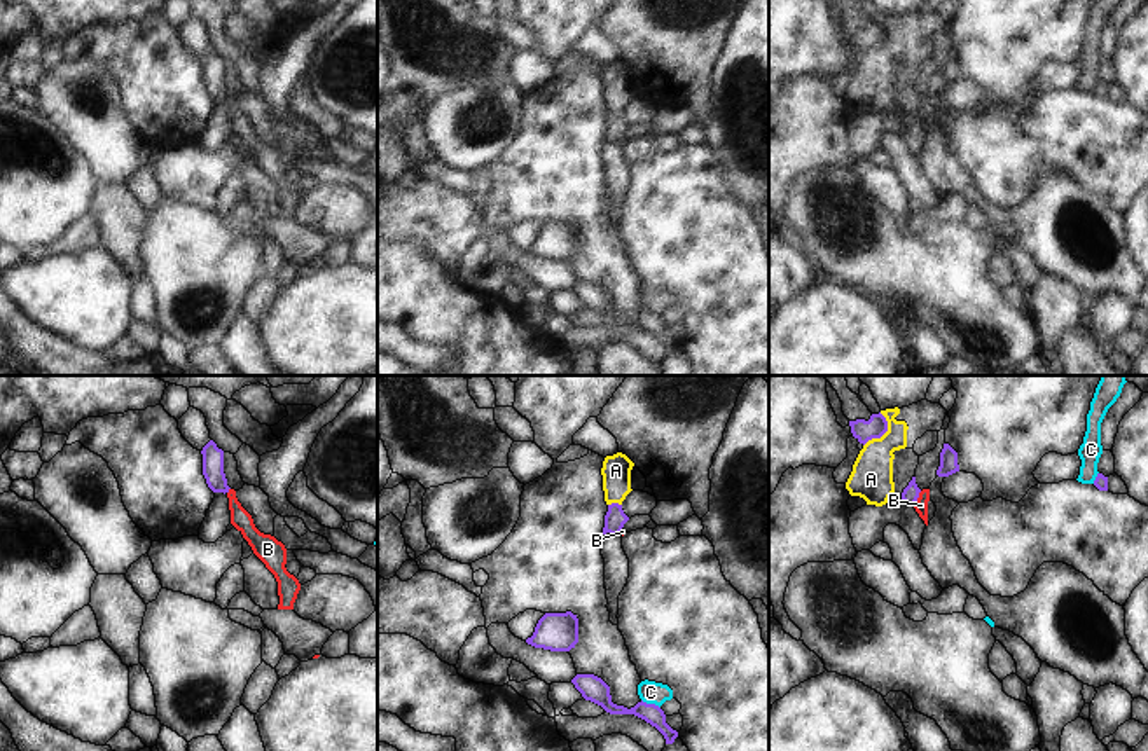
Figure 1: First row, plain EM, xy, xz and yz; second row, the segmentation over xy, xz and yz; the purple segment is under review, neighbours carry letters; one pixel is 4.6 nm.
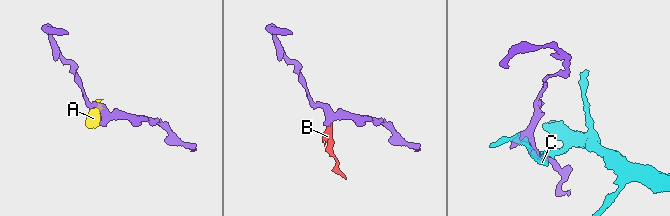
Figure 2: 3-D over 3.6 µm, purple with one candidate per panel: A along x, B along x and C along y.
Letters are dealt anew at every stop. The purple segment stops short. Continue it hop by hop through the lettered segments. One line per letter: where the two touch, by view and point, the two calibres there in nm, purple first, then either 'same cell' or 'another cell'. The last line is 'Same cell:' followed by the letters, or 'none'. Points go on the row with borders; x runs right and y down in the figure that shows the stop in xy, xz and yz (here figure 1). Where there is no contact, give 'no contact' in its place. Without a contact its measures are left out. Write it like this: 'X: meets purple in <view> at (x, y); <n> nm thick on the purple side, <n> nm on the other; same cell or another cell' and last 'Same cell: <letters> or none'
A: meets purple in yz at (883, 434); 100 nm thick on the purple side, 190 nm on the other; another cell
B: meets purple in yz at (918, 496); 80 nm thick on the purple side, 60 nm on the other; same cell
C: meets purple in xz at (650, 704); 110 nm thick on the purple side, 110 nm on the other; another cell
Same cell: B

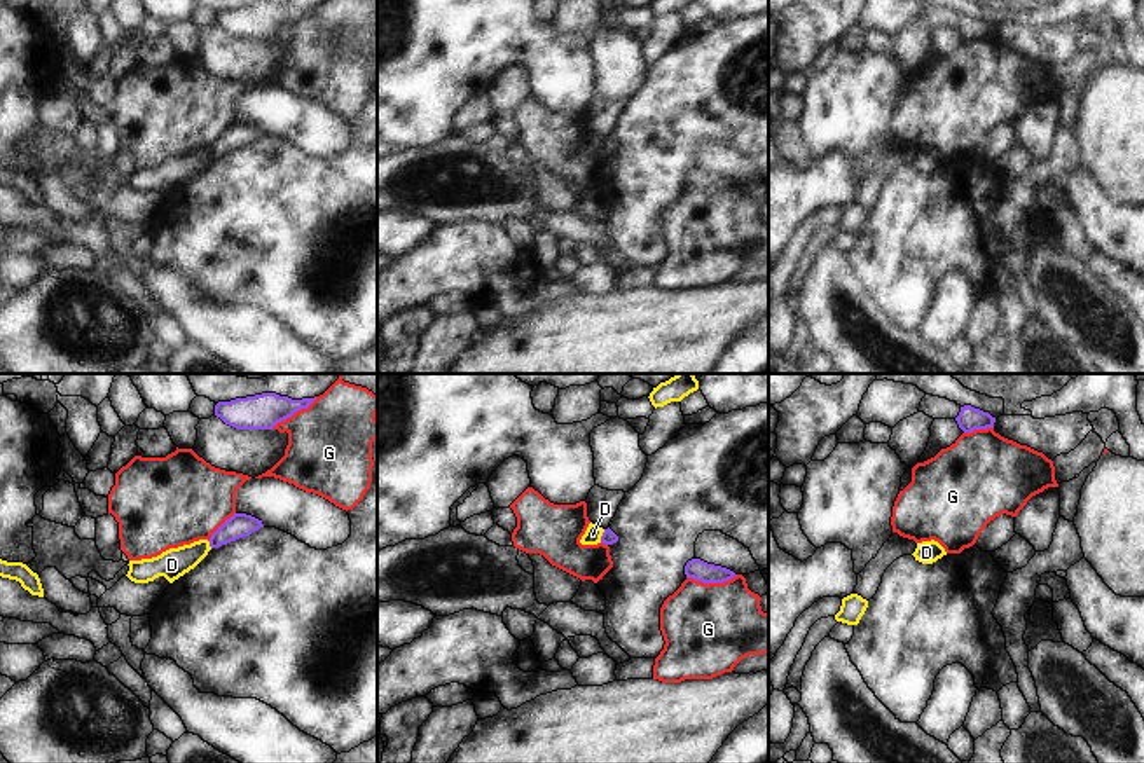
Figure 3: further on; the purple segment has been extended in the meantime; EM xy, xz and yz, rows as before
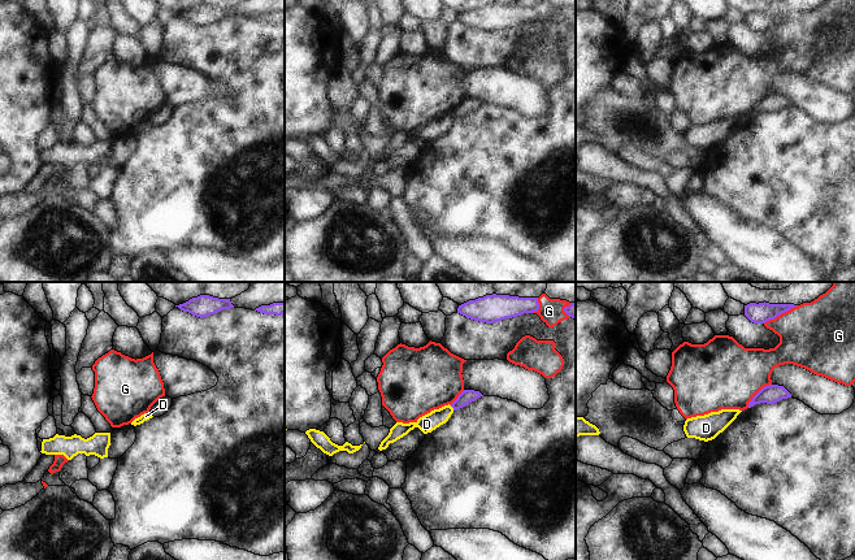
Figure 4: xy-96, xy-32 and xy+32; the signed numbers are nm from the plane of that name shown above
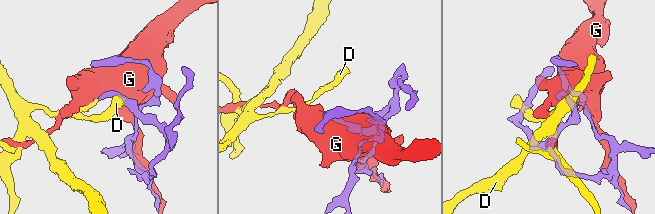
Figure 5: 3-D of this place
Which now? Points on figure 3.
D: meets purple in xz at (601, 536); 70 nm thick on the purple side, 80 nm on the other; another cell
G: meets purple in xz at (711, 582); 100 nm thick on the purple side, 420 nm on the other; another cell
Same cell: none

